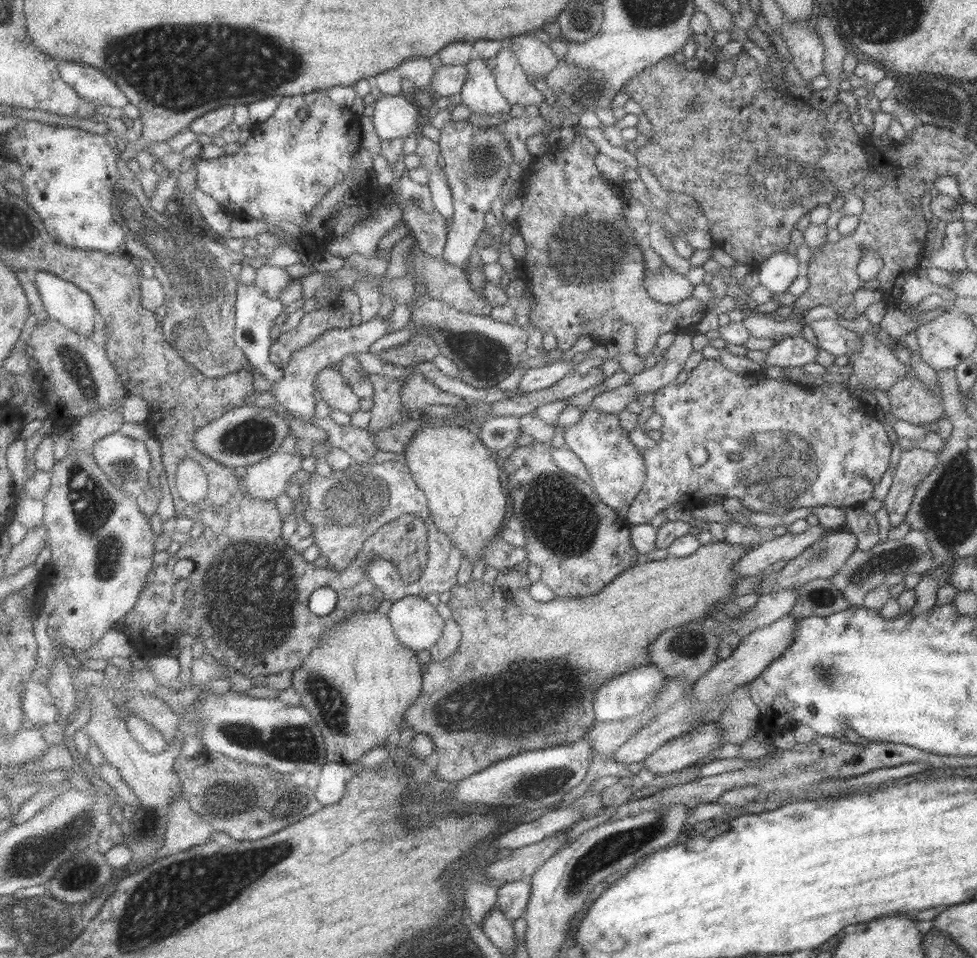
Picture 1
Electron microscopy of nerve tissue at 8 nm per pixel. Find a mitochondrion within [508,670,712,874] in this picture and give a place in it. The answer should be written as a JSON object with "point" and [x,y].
{"point":[529,787]}

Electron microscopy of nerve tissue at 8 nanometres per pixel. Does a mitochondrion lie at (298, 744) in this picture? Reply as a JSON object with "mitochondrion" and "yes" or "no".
{"mitochondrion":"yes"}

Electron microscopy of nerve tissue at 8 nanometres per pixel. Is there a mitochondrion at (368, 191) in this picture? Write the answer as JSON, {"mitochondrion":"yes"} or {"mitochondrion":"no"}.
{"mitochondrion":"no"}

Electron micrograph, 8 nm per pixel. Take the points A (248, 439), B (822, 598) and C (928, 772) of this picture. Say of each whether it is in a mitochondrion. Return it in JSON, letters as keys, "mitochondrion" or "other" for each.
{"A":"mitochondrion","B":"mitochondrion","C":"other"}

